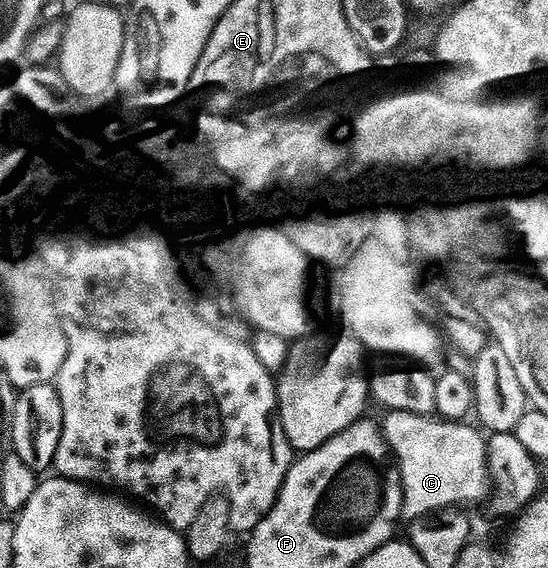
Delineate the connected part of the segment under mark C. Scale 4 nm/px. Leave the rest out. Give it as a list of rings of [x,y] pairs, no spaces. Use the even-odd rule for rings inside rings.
[[[389,411],[383,417],[382,439],[385,444],[388,442],[387,450],[392,455],[396,454],[395,466],[400,472],[400,483],[404,490],[403,514],[408,519],[423,520],[428,517],[423,515],[428,515],[431,511],[444,513],[449,509],[464,509],[467,503],[489,498],[488,444],[485,436],[475,426],[467,427],[468,423],[464,421],[449,422],[440,417],[415,415],[409,411]]]

